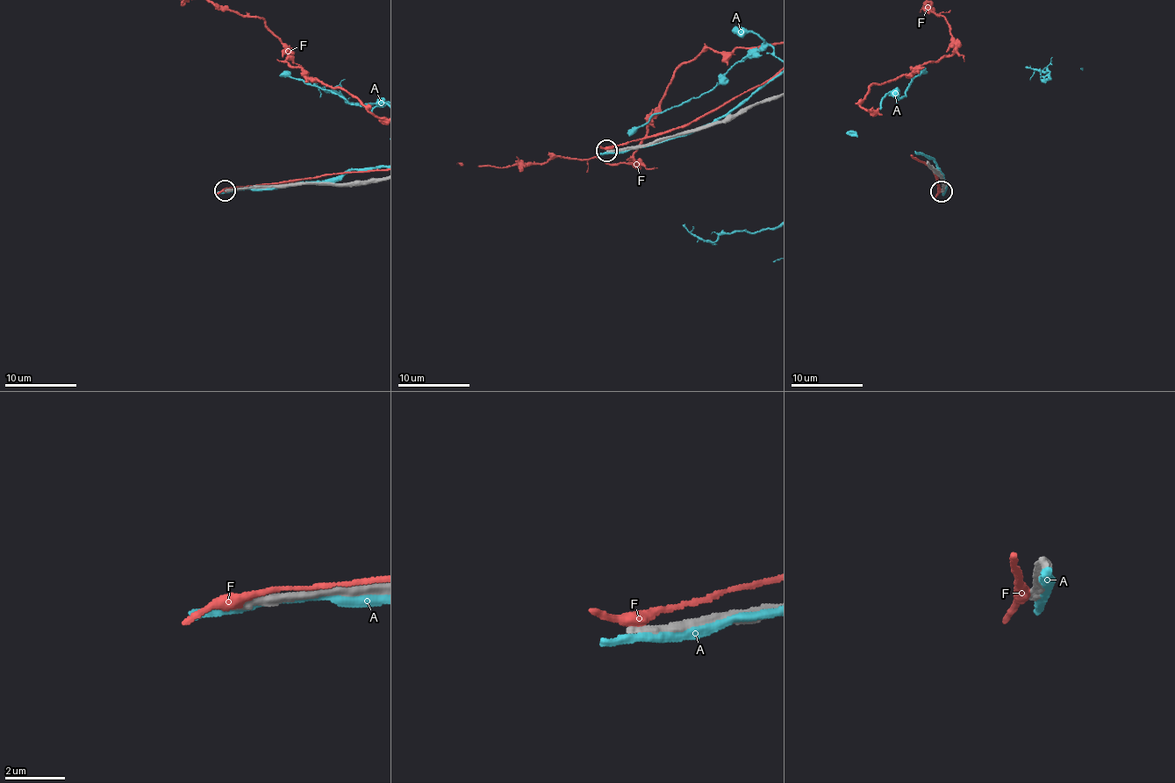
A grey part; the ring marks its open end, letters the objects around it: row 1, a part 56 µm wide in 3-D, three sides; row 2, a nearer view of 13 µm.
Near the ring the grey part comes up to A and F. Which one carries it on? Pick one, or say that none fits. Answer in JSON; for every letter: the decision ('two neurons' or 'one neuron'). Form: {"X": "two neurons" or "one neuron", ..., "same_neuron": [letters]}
{"A": "two neurons", "F": "two neurons", "same_neuron": []}

